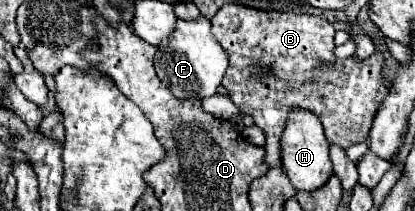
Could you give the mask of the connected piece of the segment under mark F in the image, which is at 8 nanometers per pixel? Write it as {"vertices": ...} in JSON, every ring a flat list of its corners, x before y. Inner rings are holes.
{"vertices":[[200,16,198,20,176,20,176,28,170,34,170,40,160,44,156,50,154,68,158,78,174,92,174,96,188,98,188,94,196,94,206,98,216,94,228,68,228,56,210,34,210,20]]}

